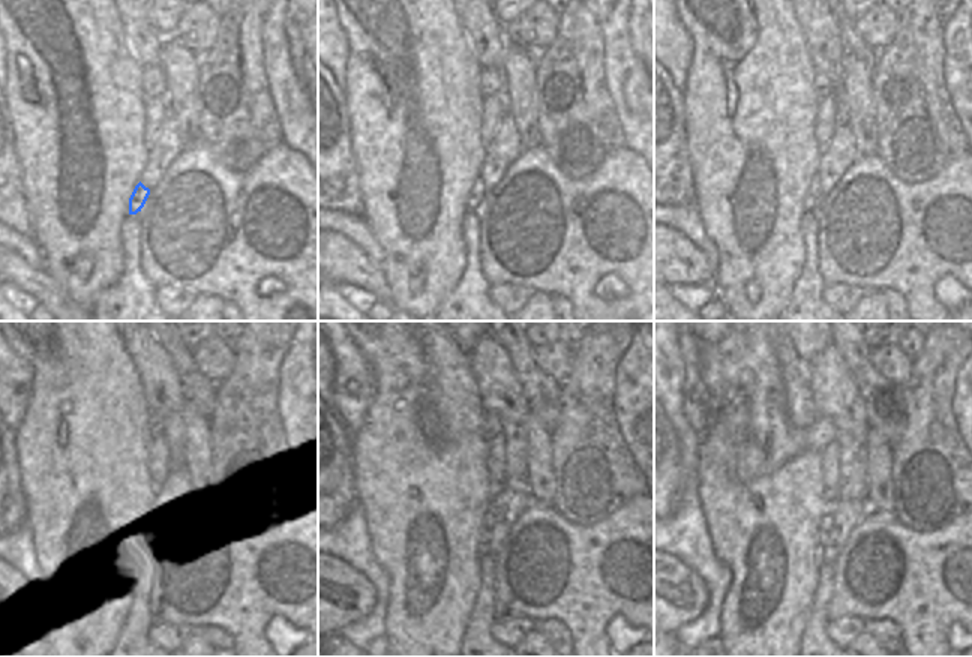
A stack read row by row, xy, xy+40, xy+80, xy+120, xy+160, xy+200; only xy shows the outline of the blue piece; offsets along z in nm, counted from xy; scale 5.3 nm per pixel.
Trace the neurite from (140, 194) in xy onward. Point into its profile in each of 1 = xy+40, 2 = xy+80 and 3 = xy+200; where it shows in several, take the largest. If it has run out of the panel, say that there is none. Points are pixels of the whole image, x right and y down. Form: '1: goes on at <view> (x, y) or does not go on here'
1: goes on at xy+40 (477, 192)
2: goes on at xy+80 (813, 195)
3: goes on at xy+200 (825, 522)

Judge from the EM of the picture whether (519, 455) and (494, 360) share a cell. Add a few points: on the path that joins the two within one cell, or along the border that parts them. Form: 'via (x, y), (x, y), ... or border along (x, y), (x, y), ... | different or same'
via (513, 431), (513, 414), (503, 401), (497, 384) | same

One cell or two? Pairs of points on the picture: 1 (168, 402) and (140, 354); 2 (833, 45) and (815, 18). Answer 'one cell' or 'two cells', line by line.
1: one cell
2: one cell

